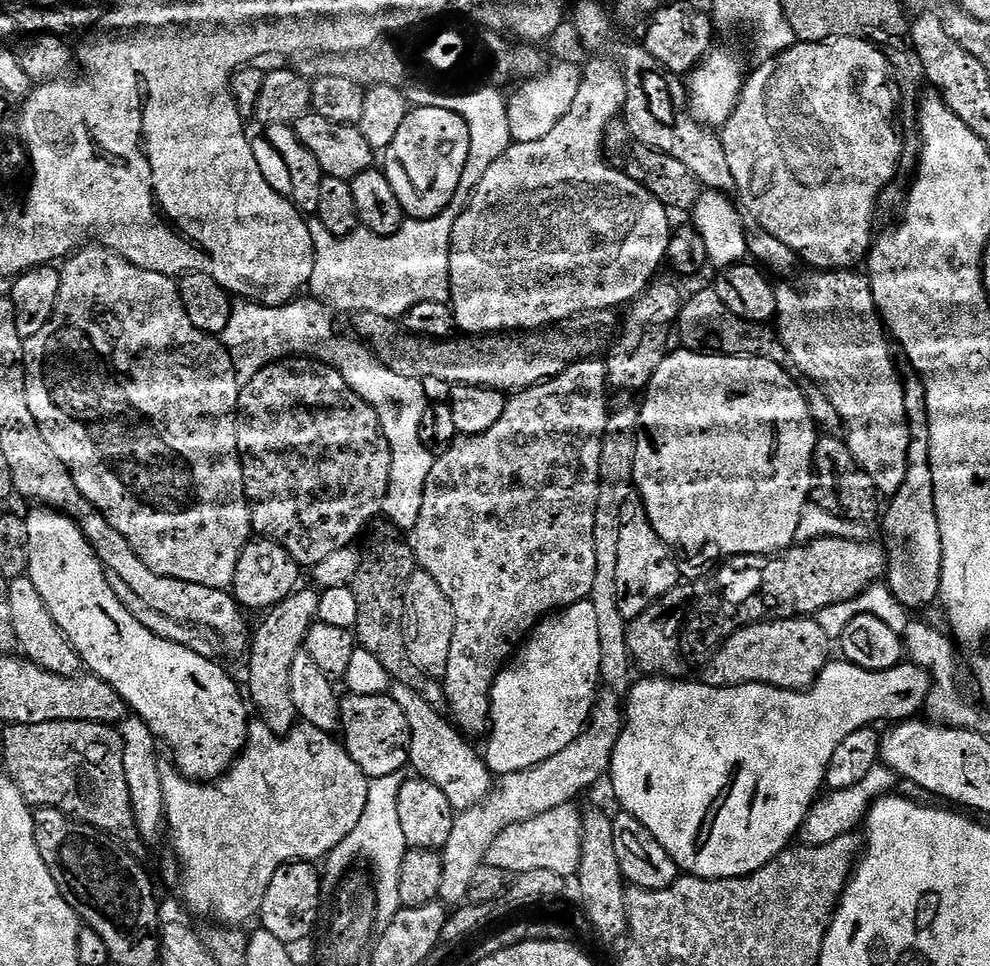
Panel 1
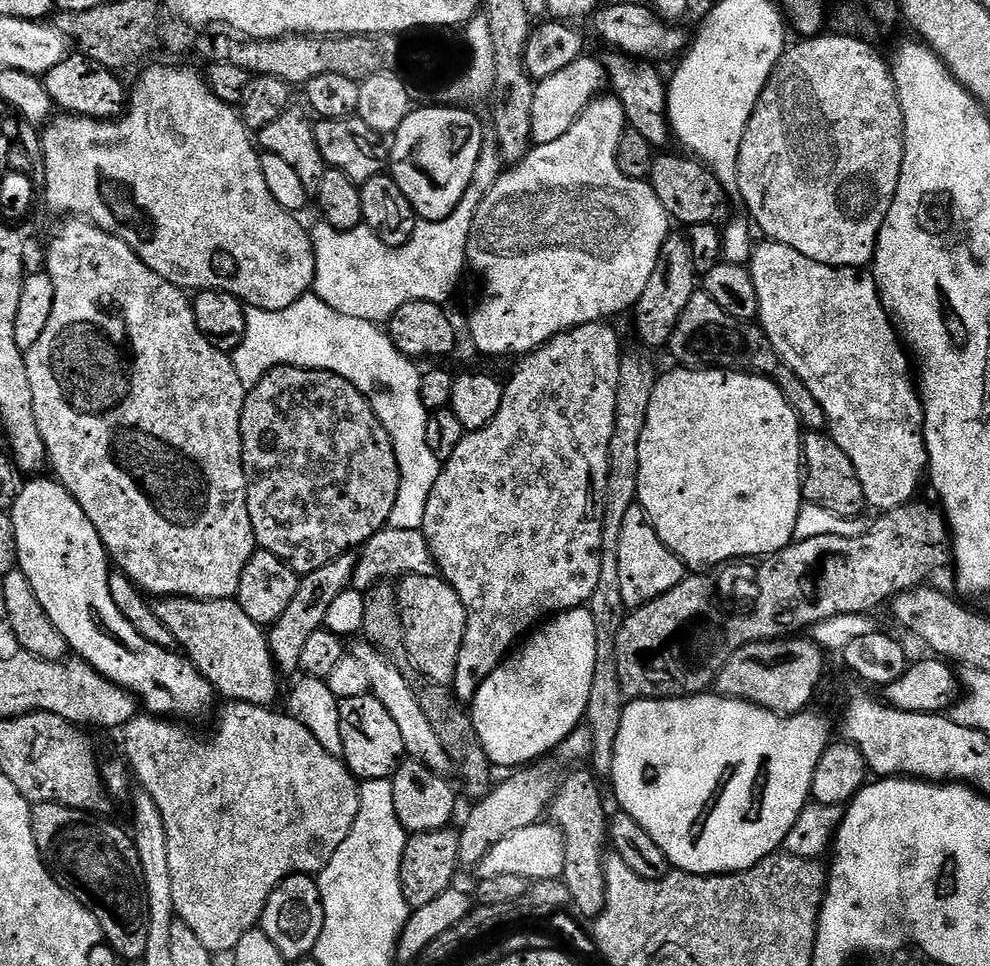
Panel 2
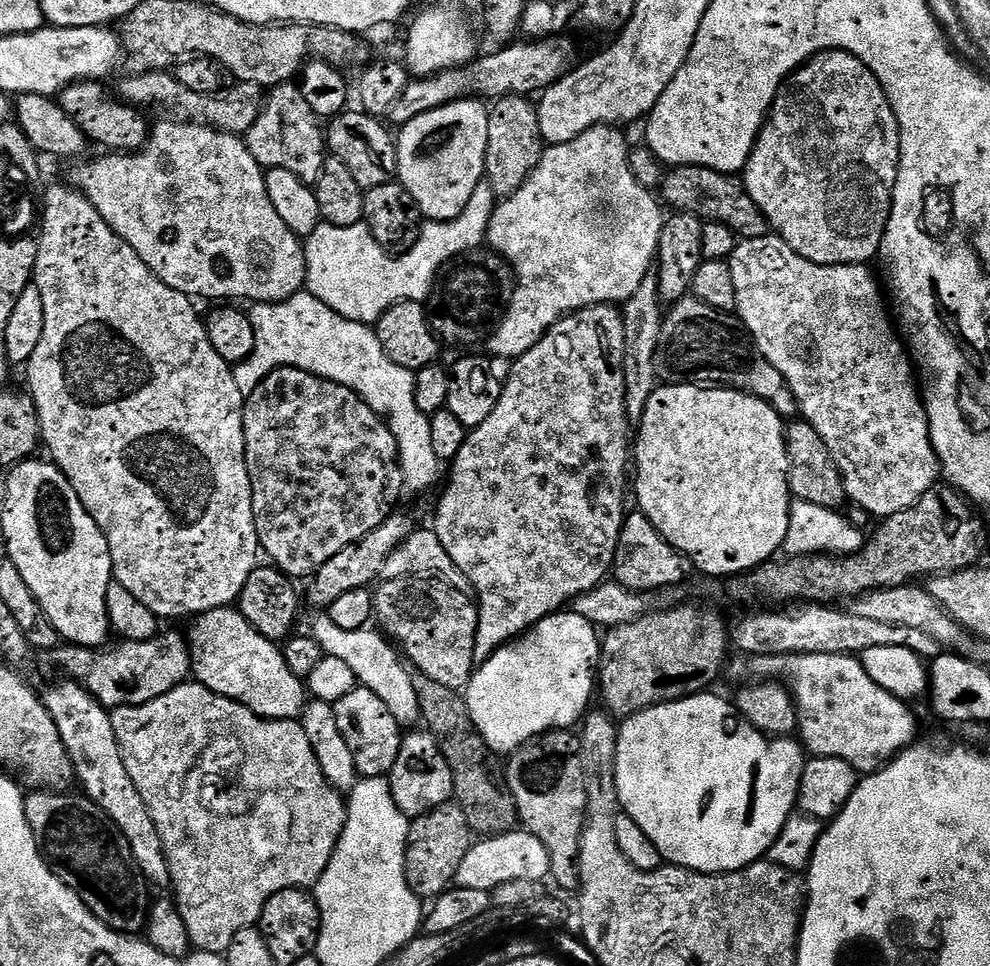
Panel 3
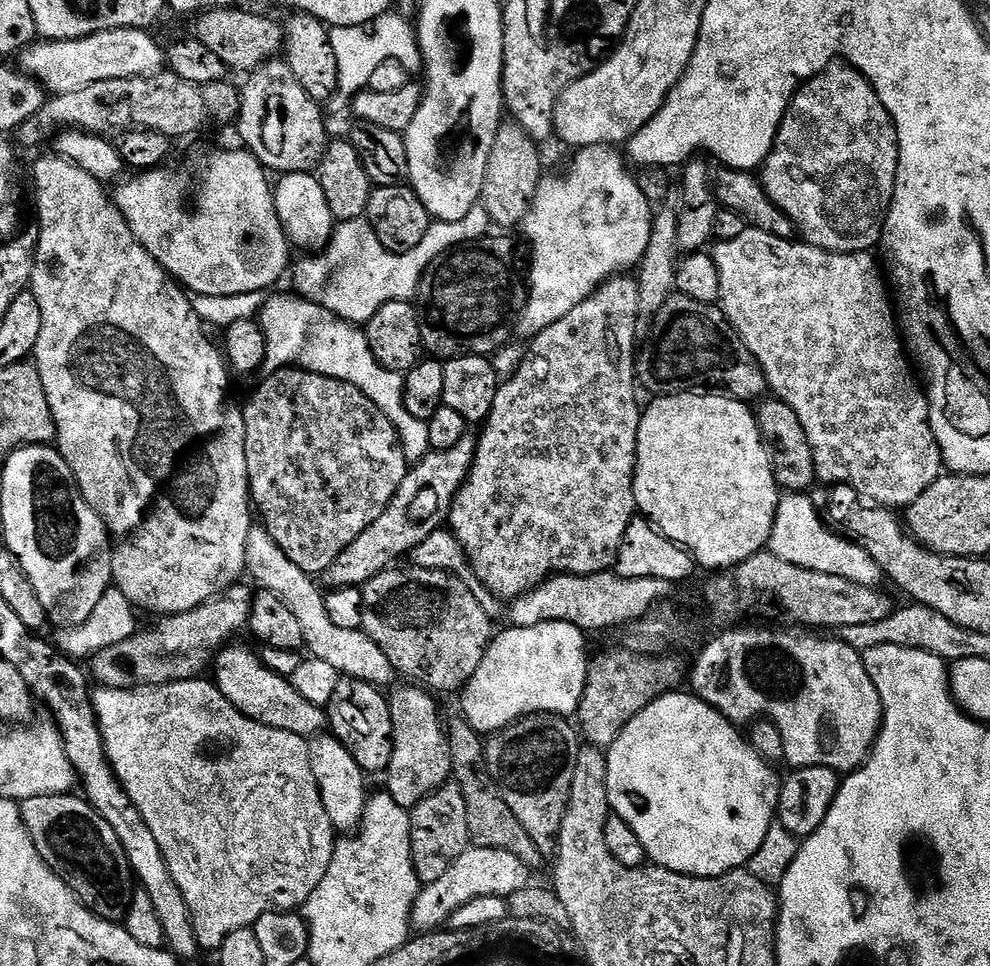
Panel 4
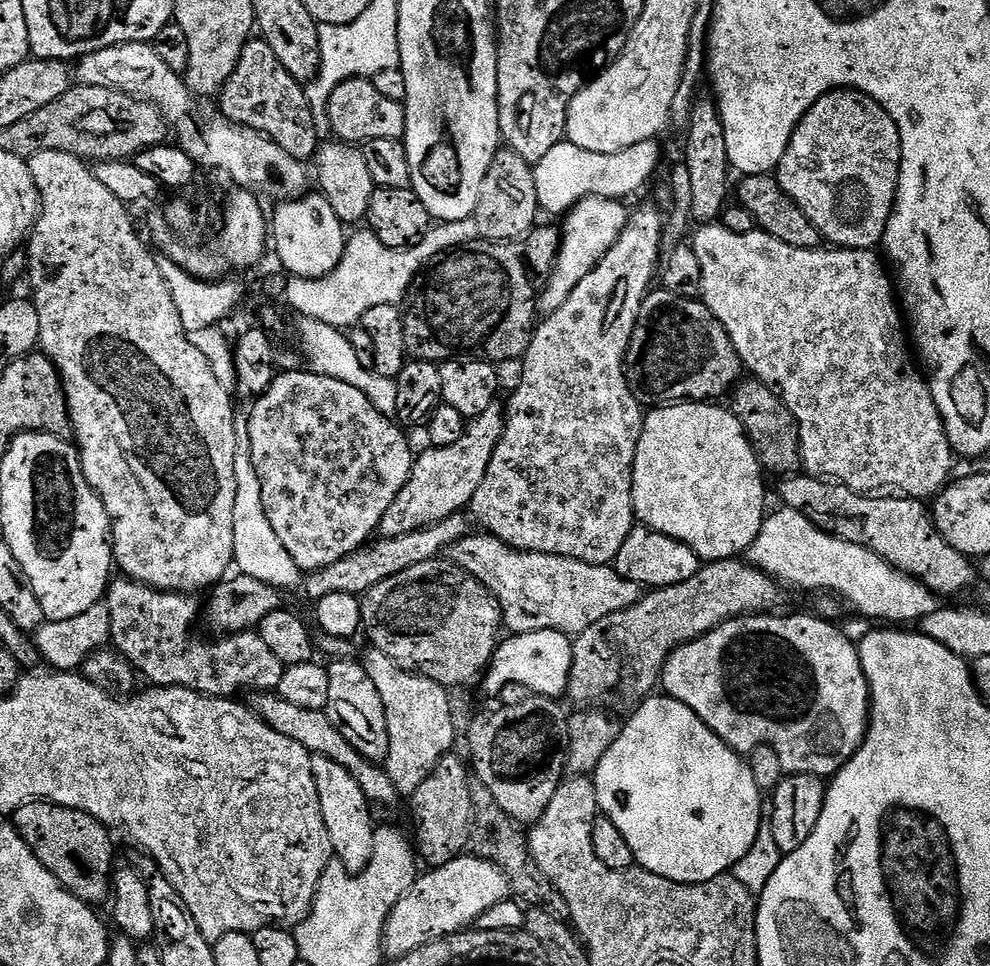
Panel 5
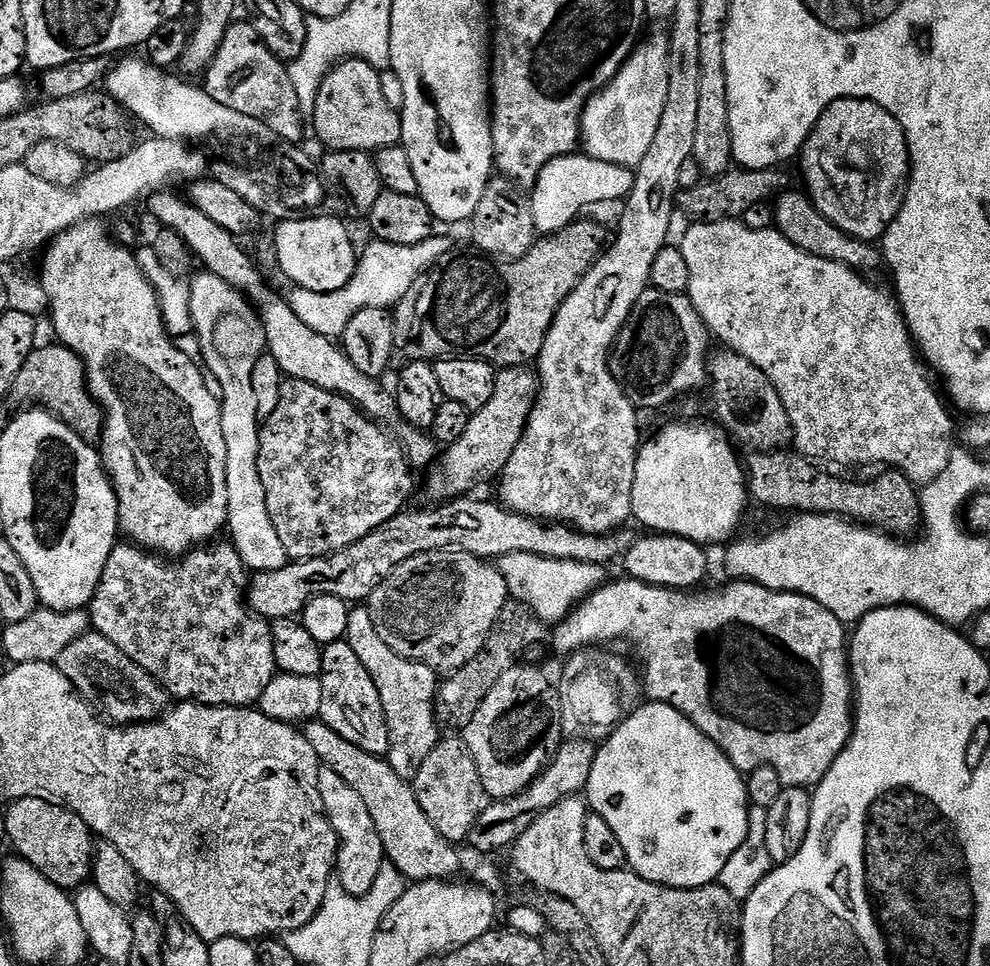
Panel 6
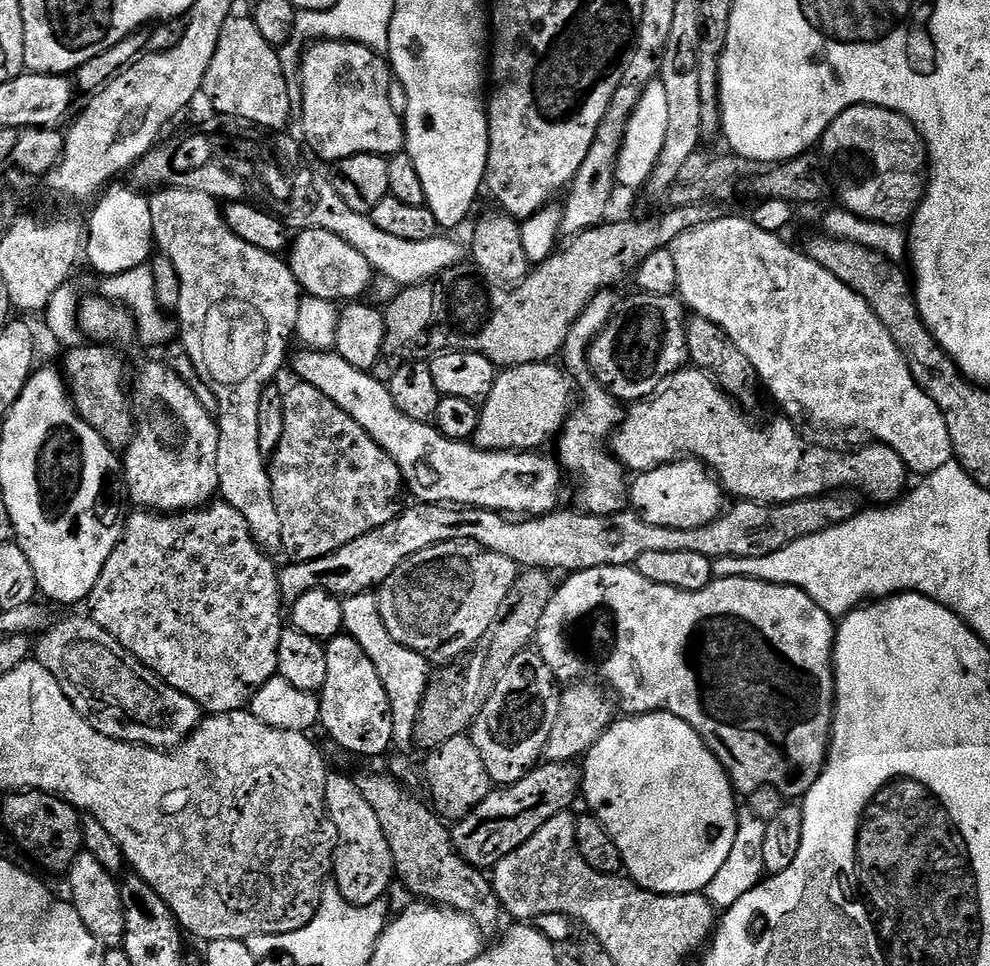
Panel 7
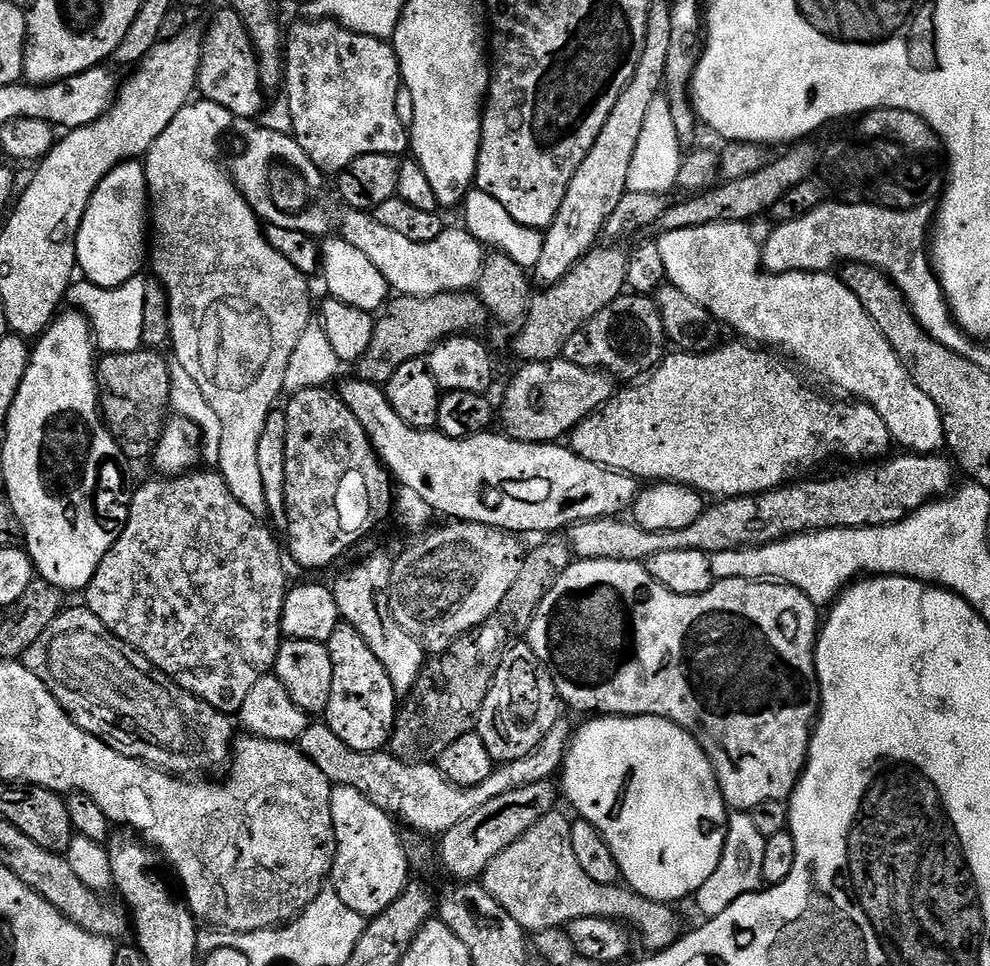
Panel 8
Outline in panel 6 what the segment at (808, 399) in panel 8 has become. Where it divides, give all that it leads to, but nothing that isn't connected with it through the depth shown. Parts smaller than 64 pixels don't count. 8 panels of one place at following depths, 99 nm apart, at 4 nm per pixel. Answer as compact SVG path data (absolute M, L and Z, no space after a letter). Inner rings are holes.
M781 450L779 452L752 452L749 455L749 460L746 460L746 475L748 478L748 494L753 501L756 500L760 504L765 504L768 508L781 508L782 511L788 512L787 514L823 514L826 516L839 516L847 518L857 524L863 524L867 527L877 529L887 535L895 536L897 538L908 538L912 531L919 529L922 524L922 517L920 515L920 492L917 485L913 484L911 480L906 479L902 473L895 470L881 471L881 476L877 480L868 480L863 484L860 480L839 480L836 476L831 476L828 472L823 472L823 467L817 466L808 457L797 454L792 450Z

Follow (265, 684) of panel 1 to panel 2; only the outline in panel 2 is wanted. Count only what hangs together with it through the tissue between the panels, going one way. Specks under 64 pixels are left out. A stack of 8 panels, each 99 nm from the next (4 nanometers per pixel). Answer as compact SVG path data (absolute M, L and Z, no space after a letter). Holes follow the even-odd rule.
M345 554L326 562L326 566L318 566L318 570L305 573L298 586L298 591L294 594L293 601L286 606L282 617L278 618L266 632L268 645L272 660L276 663L276 671L285 677L295 677L300 672L302 662L302 649L314 633L324 625L326 610L330 610L330 605L334 603L334 598L342 594L352 582L352 575L356 569L356 556Z

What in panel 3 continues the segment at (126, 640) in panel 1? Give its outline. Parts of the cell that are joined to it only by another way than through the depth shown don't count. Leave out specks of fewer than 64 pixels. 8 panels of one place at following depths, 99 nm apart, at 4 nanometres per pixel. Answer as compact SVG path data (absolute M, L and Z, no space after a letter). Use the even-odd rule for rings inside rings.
M29 458L8 472L6 506L2 510L8 560L18 566L30 594L42 606L61 641L99 648L109 643L106 594L114 582L110 546L94 518L82 506L74 486L47 459Z

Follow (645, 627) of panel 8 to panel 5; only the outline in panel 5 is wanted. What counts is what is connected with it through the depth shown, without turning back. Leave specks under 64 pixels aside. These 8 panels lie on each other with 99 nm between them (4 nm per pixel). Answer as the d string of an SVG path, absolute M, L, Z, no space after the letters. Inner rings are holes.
M811 611L808 612L792 612L789 616L785 614L757 614L755 616L739 616L734 618L730 622L726 622L722 626L718 626L712 632L707 632L702 638L697 640L691 640L689 644L684 644L680 648L676 648L670 654L670 658L664 664L664 675L662 677L662 688L667 695L673 696L678 702L682 702L686 706L690 706L690 710L694 710L694 714L698 714L698 718L702 718L702 722L710 730L714 730L718 734L718 738L722 738L722 742L726 742L726 746L730 746L734 751L741 754L750 754L756 748L773 748L778 754L778 758L782 758L782 766L784 767L785 773L797 776L798 774L810 774L811 776L818 776L821 778L831 778L836 773L843 770L846 766L846 762L850 762L850 758L854 758L854 754L864 744L864 738L868 735L868 721L870 719L870 693L868 691L868 679L866 674L862 670L862 662L860 661L860 649L855 639L851 640L846 633L843 632L839 627L839 623L826 620L823 616L813 614Z

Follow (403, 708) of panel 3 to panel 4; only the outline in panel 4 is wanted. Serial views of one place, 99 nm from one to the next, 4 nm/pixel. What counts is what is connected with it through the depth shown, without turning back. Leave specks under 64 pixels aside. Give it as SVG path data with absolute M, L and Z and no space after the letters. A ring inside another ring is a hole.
M254 526L249 531L246 538L246 562L247 575L252 575L263 591L278 594L278 598L290 606L290 614L294 614L294 619L300 625L304 648L311 659L327 662L347 679L361 680L378 689L387 689L387 684L394 679L394 673L390 658L382 654L382 646L378 646L378 642L371 640L363 630L338 630L338 626L330 622L330 614L326 614L325 593L321 585L308 573L298 570L290 558L286 558L278 542L274 542L274 538L270 538L262 526Z

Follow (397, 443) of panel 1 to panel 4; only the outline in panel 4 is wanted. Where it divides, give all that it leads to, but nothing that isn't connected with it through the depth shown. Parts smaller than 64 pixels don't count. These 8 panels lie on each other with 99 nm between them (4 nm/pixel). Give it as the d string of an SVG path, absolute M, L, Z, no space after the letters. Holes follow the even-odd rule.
M295 294L271 296L264 301L258 323L266 338L263 371L271 374L282 368L303 368L326 378L353 384L394 426L409 465L419 462L432 451L427 420L414 418L404 405L404 378L399 372L386 370L374 358L368 339L357 325L340 320L330 310Z

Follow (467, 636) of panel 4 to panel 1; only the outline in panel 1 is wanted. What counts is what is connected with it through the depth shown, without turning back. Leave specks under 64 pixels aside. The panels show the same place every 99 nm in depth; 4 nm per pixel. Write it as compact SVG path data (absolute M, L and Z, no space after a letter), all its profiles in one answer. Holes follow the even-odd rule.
M415 571L406 585L404 637L408 660L418 666L427 676L442 678L446 674L446 666L450 662L450 642L454 642L454 626L456 615L454 606L446 594L442 594L442 586L430 578L430 574Z

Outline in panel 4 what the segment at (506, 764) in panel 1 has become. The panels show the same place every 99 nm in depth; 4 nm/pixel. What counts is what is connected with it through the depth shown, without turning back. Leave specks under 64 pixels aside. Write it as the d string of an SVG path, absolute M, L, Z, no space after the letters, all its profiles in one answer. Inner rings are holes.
M542 622L538 626L518 628L508 626L505 632L497 631L488 644L482 658L482 666L474 670L474 678L459 693L463 719L481 734L500 732L524 716L533 716L539 712L549 712L555 716L572 718L580 711L582 694L588 681L589 637L578 626L570 622Z

